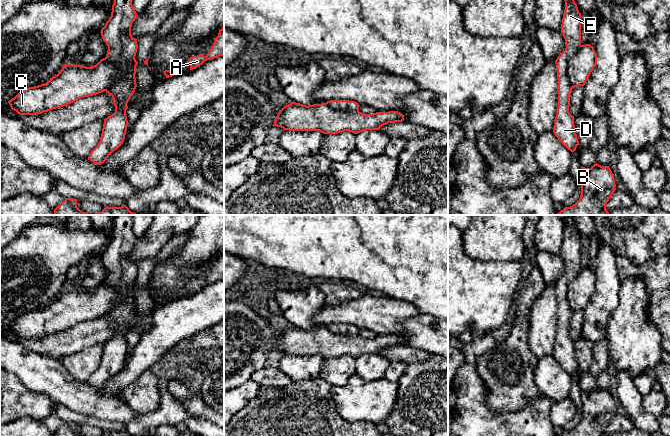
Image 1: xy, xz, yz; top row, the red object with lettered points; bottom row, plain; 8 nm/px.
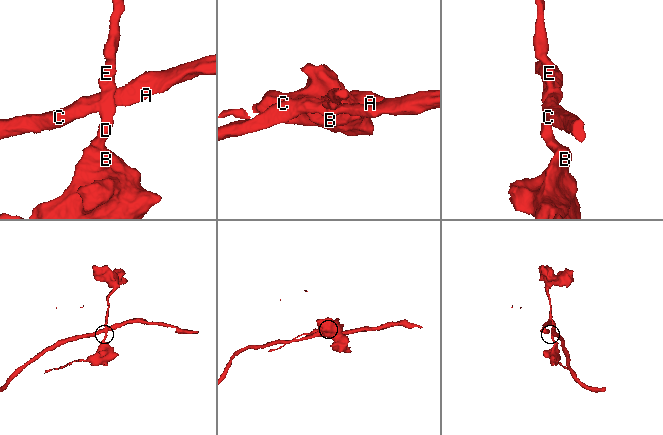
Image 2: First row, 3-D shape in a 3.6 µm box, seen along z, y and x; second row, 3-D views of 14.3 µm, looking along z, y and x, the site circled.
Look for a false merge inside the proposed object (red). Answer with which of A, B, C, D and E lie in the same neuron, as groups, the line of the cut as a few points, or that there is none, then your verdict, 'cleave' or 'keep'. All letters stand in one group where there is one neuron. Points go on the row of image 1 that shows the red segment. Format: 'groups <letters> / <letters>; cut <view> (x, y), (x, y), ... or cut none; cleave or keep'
groups A C / B D E; cut yz (581, 45), (569, 60), (568, 80), (572, 87); cleave

